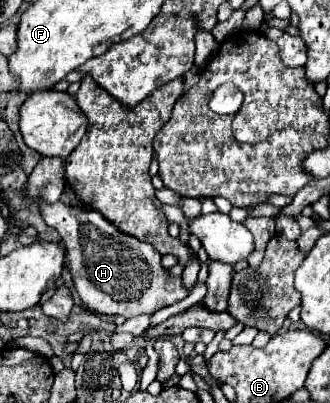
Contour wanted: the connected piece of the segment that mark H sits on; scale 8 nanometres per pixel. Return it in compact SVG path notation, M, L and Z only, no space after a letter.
M63 202L39 204L39 208L45 222L61 234L75 290L81 304L89 310L133 318L137 314L153 314L155 310L175 304L189 294L181 286L181 278L165 274L161 268L161 256L153 246L121 232L101 212L91 208L75 208Z

